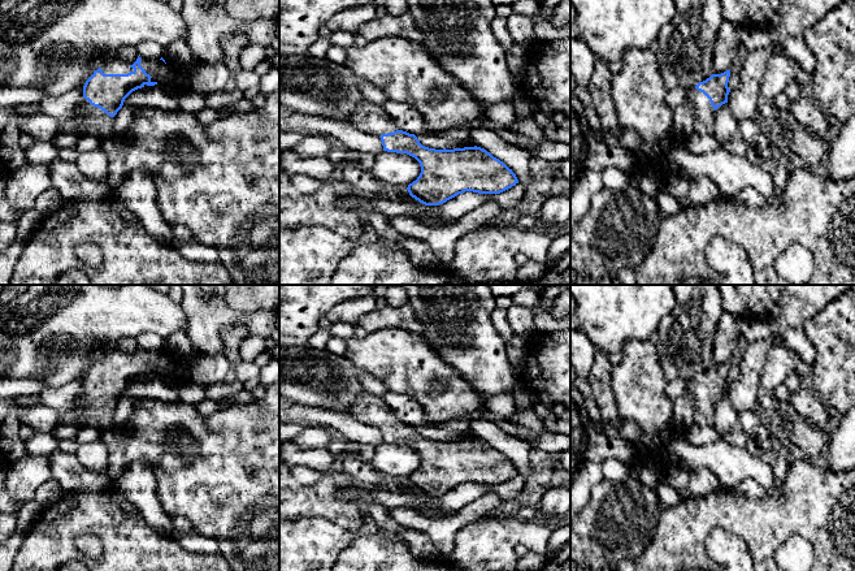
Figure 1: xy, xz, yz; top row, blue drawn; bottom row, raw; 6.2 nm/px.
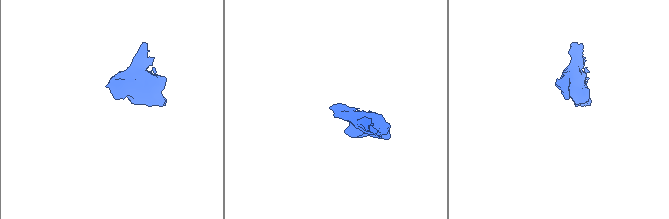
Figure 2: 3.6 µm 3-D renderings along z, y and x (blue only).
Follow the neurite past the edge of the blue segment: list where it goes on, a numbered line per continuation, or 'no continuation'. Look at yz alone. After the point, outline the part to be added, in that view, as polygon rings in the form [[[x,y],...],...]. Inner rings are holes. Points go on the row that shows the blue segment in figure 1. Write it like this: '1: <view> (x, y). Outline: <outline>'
1: yz (703, 113). Outline: [[[696,88],[686,92],[685,103],[694,117],[694,131],[699,135],[712,135],[715,127],[715,109],[709,99]]]

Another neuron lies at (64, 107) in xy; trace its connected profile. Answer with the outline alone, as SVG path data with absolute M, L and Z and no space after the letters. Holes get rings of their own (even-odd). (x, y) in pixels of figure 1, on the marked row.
M79 85L70 92L58 98L47 98L35 105L42 113L48 114L57 121L75 118L79 114L78 108L86 101L83 98L83 86Z

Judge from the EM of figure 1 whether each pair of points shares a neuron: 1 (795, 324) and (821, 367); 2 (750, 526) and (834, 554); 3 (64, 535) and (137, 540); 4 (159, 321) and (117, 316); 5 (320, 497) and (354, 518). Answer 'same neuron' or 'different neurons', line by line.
1: different neurons
2: same neuron
3: same neuron
4: same neuron
5: same neuron

